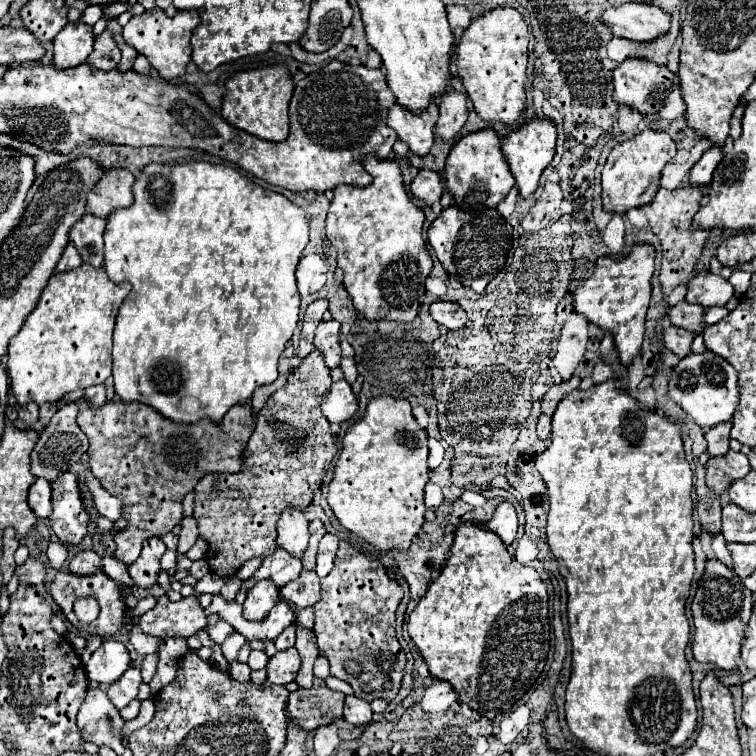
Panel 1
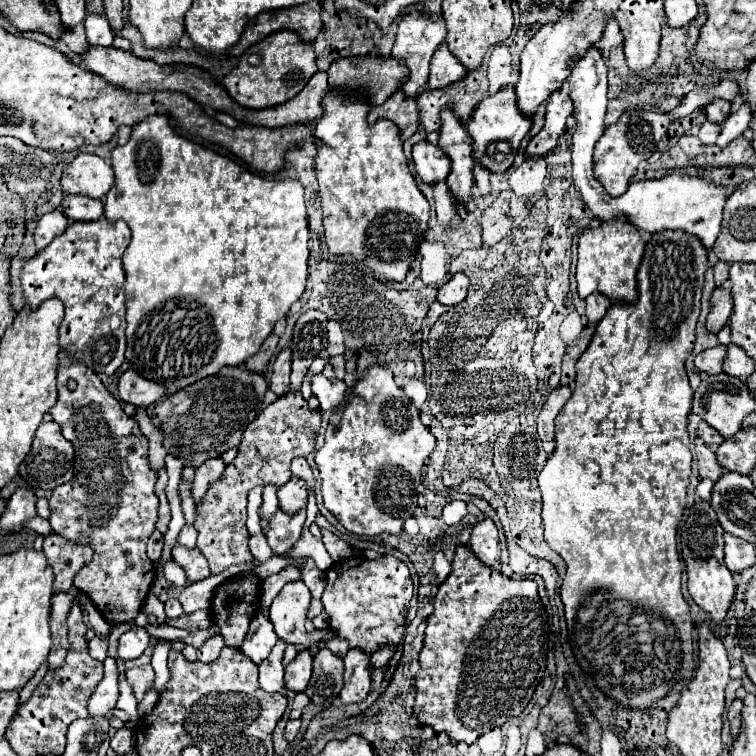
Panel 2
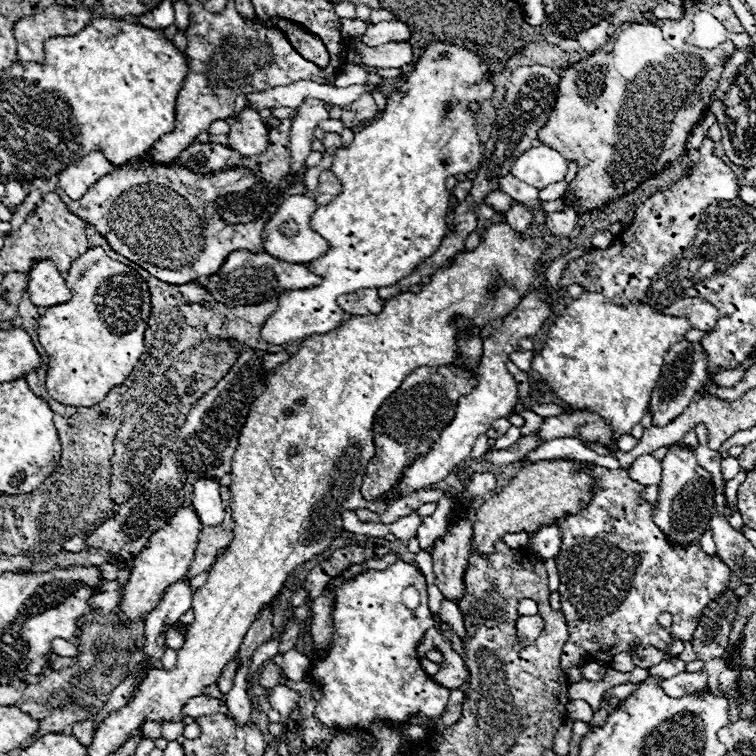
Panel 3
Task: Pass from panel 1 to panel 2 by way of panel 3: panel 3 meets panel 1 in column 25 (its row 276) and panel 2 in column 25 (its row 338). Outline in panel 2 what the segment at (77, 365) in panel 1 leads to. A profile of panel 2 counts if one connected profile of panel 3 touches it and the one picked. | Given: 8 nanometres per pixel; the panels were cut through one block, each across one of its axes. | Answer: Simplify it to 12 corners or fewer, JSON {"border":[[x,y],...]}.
{"border":[[124,220],[72,222],[22,270],[64,302],[60,346],[124,362]]}

